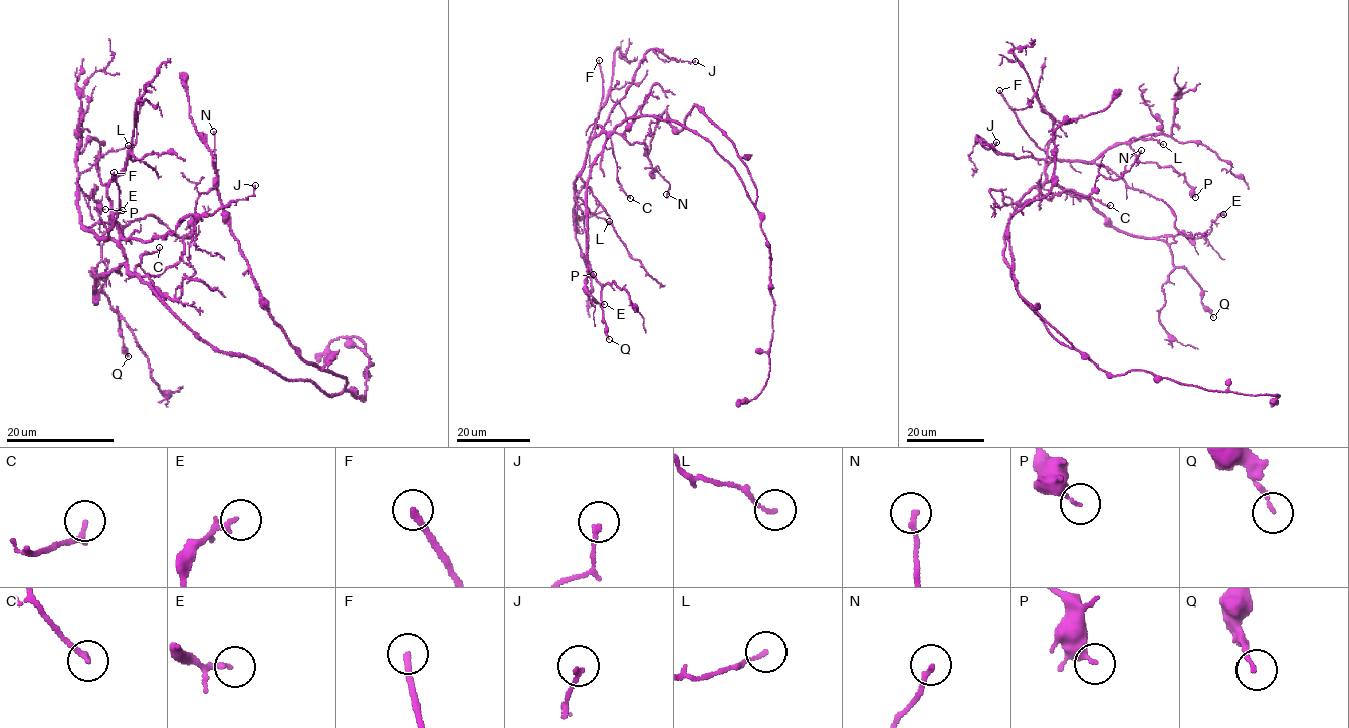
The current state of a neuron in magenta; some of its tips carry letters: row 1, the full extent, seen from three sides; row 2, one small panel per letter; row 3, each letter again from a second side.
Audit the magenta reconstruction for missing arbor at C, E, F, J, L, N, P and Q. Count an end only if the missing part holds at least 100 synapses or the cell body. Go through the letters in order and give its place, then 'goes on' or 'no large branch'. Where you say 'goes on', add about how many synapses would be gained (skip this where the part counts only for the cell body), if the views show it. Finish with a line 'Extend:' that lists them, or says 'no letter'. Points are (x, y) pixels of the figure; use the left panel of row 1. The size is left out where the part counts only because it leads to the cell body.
C: at (159, 247); no large branch
E: at (122, 210); no large branch
F: at (114, 172); goes on
J: at (255, 185); no large branch
L: at (128, 145); no large branch
N: at (213, 131); no large branch
P: at (105, 209); no large branch
Q: at (128, 356); no large branch
Extend: F

